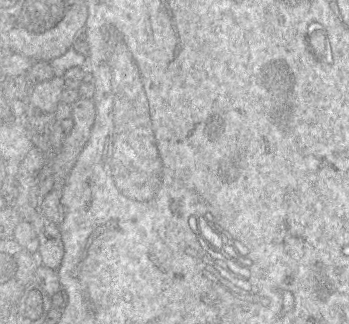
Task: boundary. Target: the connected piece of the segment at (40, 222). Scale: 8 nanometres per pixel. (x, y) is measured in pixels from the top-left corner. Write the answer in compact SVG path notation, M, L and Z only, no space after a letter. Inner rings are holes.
M37 212L29 223L35 230L39 240L37 254L39 265L57 271L64 254L59 227L40 212Z

